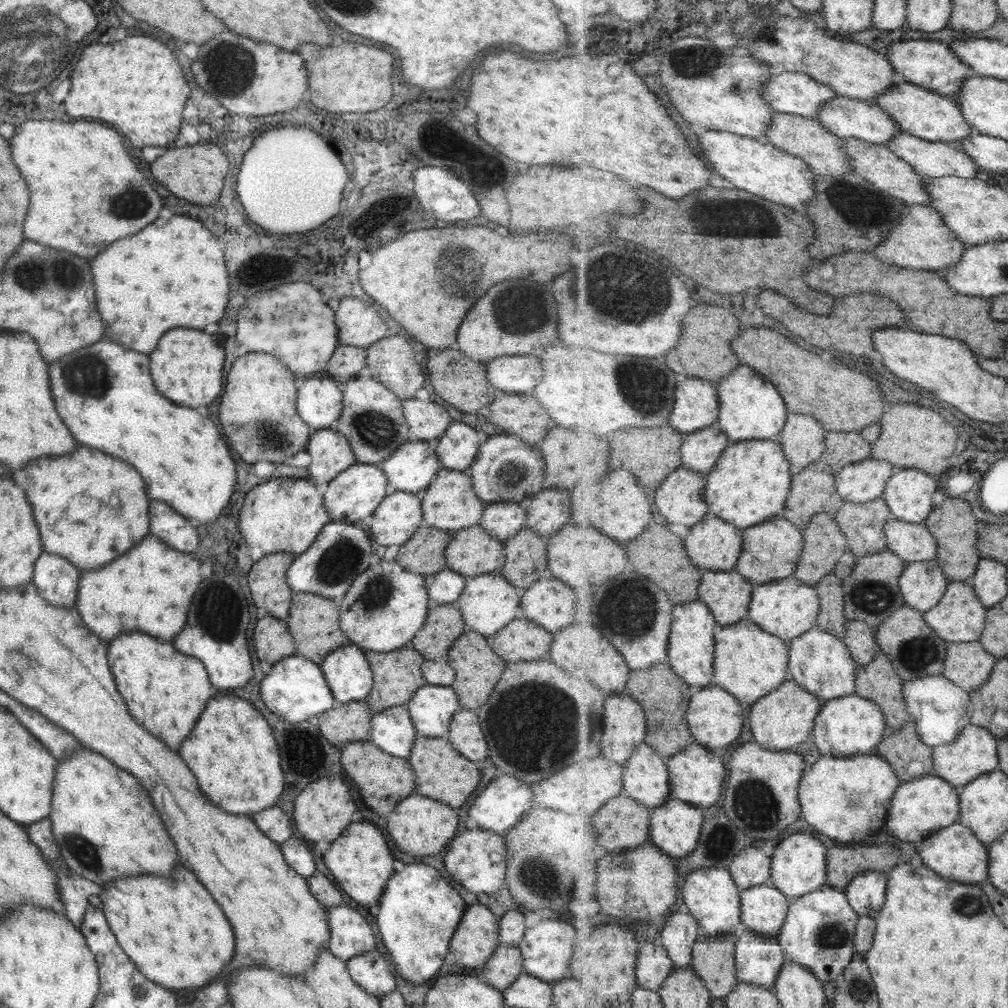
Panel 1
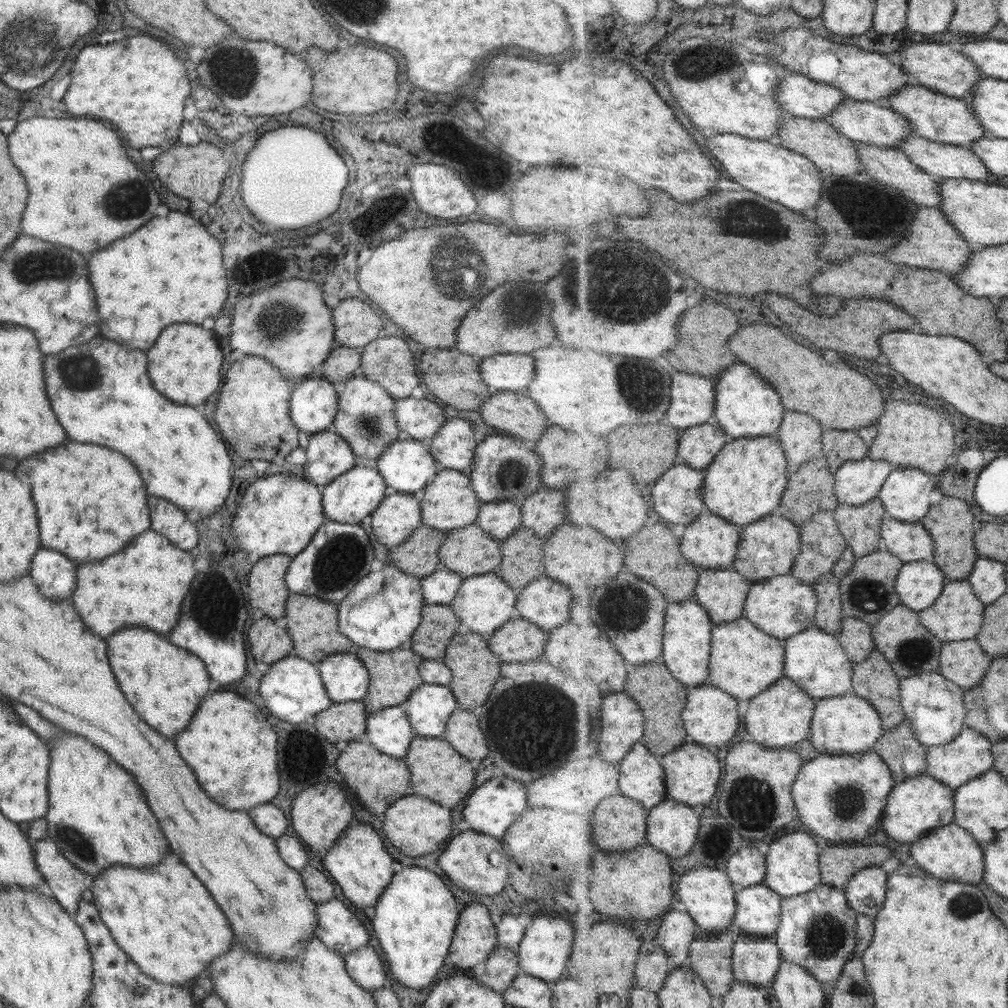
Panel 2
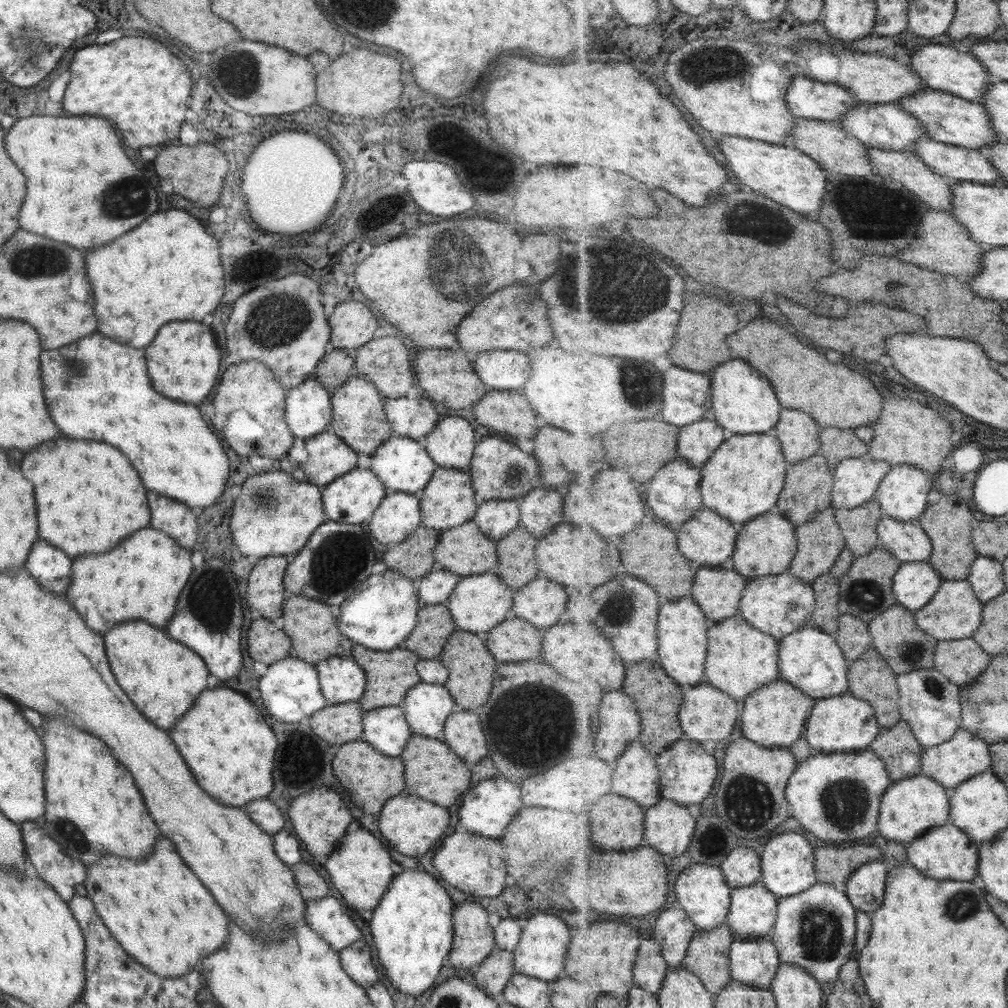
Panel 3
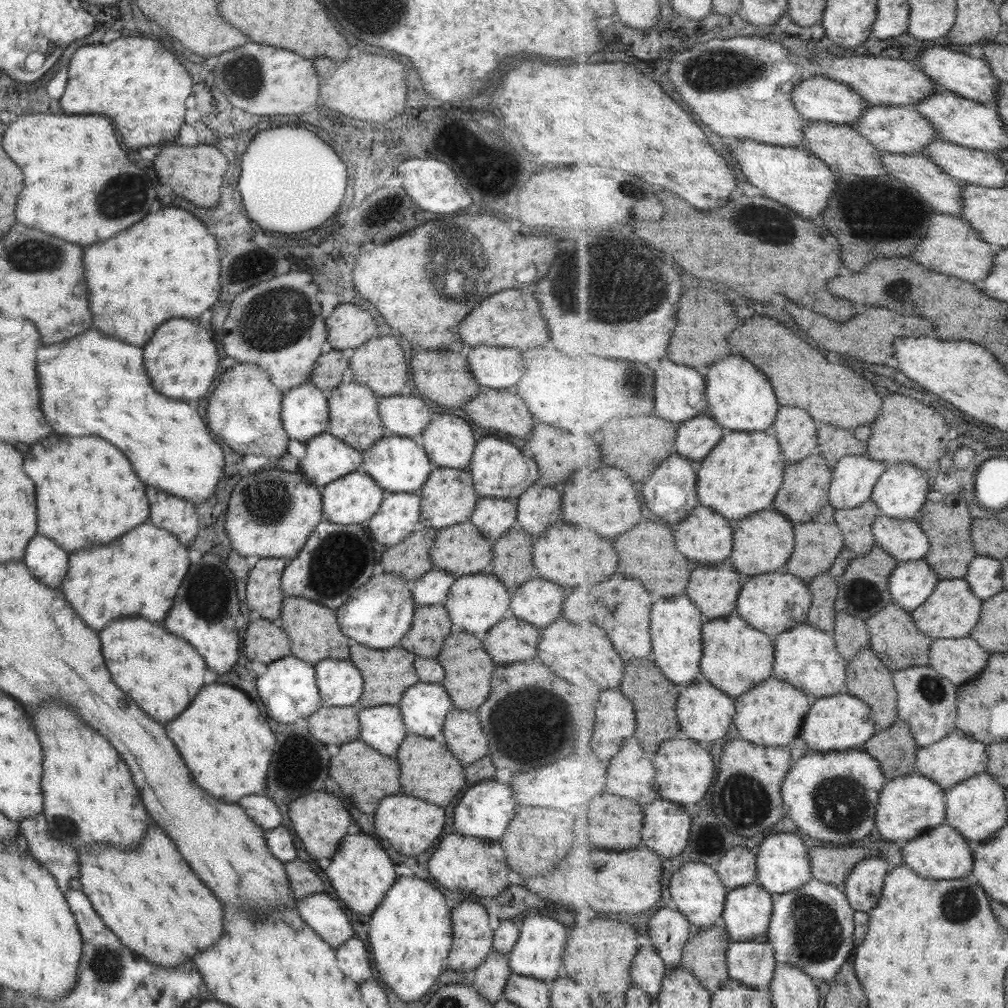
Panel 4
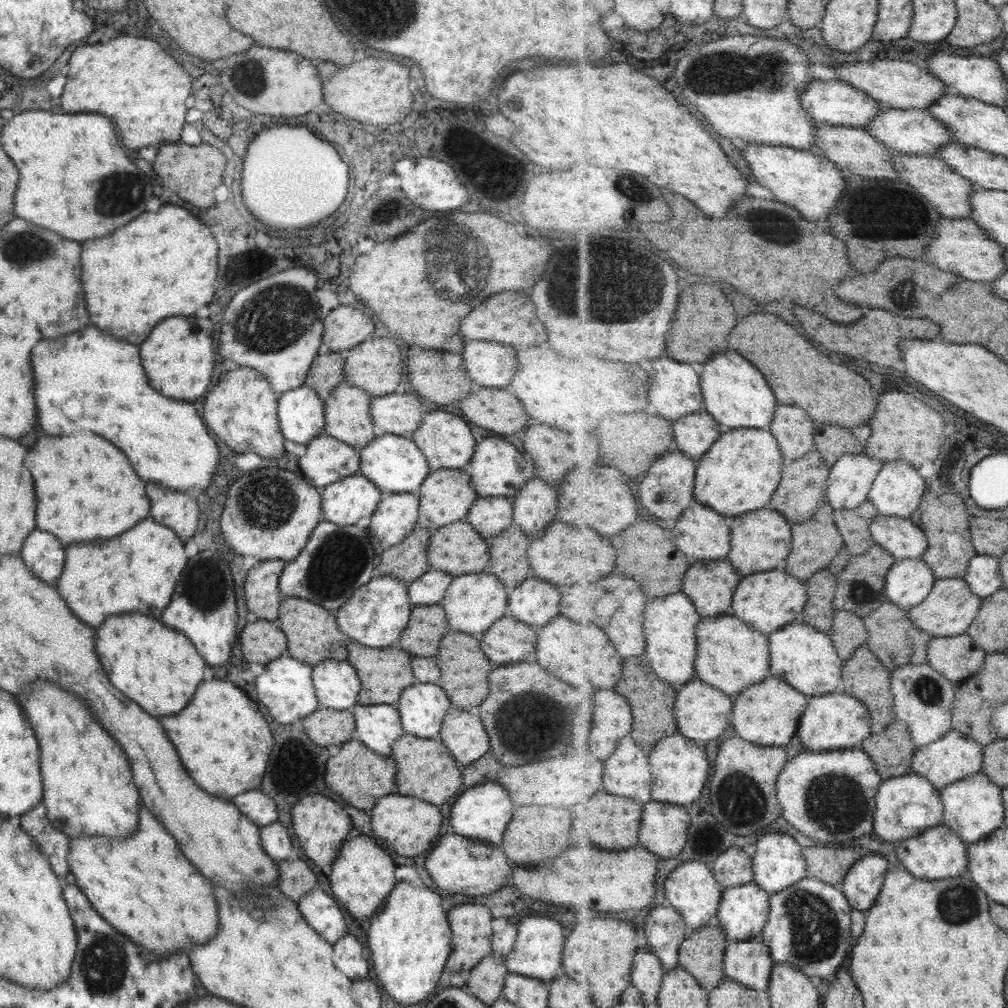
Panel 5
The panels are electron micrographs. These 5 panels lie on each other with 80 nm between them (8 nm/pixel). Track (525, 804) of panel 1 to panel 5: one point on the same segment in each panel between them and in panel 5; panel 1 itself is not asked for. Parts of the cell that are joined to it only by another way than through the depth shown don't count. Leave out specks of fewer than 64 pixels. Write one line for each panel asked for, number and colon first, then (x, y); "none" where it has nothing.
2: (489, 809)
3: (486, 809)
4: (483, 812)
5: (482, 812)

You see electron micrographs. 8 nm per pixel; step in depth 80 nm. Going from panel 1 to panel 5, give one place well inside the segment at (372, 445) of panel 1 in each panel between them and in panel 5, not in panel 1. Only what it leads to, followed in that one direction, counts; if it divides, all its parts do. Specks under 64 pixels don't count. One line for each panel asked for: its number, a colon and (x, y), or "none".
2: (364, 418)
3: (357, 416)
4: (352, 409)
5: (346, 410)

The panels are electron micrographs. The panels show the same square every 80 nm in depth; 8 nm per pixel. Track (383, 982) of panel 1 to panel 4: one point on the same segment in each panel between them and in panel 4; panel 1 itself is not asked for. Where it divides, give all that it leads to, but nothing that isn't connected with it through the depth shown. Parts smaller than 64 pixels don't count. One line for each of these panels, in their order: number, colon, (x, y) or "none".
2: (362, 965)
3: (355, 960)
4: (350, 956)

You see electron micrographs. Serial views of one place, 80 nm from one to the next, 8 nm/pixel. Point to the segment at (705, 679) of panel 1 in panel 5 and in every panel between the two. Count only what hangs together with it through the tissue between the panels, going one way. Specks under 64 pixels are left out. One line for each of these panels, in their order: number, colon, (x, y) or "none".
2: (687, 652)
3: (683, 652)
4: (678, 641)
5: (671, 622)

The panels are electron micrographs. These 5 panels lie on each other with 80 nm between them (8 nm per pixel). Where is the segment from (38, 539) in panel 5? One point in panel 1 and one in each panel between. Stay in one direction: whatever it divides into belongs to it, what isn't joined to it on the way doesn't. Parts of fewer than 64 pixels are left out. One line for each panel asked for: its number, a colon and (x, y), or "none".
1: (56, 580)
2: (55, 577)
3: (49, 567)
4: (46, 562)

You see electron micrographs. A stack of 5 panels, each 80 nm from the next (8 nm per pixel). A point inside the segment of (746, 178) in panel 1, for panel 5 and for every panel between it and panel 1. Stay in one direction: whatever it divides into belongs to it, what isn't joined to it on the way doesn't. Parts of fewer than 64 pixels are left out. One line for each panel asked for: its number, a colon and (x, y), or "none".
2: (782, 175)
3: (787, 175)
4: (797, 178)
5: (806, 180)

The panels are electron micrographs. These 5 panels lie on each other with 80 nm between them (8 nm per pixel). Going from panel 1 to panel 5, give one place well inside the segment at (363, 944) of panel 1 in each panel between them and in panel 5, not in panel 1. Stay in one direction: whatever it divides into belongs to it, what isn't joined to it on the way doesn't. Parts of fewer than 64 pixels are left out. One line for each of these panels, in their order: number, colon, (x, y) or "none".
2: (337, 928)
3: (324, 916)
4: (324, 915)
5: (320, 912)

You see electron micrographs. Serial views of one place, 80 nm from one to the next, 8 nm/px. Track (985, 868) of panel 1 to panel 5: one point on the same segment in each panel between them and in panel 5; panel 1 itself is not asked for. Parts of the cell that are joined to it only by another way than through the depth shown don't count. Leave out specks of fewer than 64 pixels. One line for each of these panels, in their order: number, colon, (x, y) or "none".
2: (951, 853)
3: (947, 852)
4: (942, 853)
5: (938, 852)

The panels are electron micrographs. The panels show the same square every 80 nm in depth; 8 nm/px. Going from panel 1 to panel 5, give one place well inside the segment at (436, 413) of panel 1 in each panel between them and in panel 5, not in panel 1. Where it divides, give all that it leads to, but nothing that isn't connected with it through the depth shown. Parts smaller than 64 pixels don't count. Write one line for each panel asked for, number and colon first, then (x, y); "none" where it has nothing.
2: (418, 420)
3: (413, 419)
4: (398, 416)
5: (394, 414)

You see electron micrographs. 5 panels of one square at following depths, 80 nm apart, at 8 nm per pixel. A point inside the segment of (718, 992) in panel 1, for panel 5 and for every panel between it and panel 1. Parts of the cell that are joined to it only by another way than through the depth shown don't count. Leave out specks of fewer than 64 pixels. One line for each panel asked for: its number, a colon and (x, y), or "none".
2: (711, 958)
3: (709, 955)
4: (705, 955)
5: (702, 953)

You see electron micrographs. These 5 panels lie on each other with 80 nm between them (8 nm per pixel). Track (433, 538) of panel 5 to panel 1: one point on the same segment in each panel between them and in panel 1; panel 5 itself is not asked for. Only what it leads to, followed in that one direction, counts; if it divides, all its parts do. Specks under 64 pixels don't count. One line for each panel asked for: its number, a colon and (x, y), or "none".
1: (471, 551)
2: (468, 551)
3: (462, 550)
4: (458, 549)

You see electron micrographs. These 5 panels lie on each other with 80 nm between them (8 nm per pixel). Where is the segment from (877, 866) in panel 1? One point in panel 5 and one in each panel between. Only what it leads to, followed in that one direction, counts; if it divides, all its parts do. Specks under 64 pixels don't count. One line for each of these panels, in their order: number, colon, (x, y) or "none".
2: (838, 865)
3: (834, 866)
4: (833, 865)
5: (833, 865)

